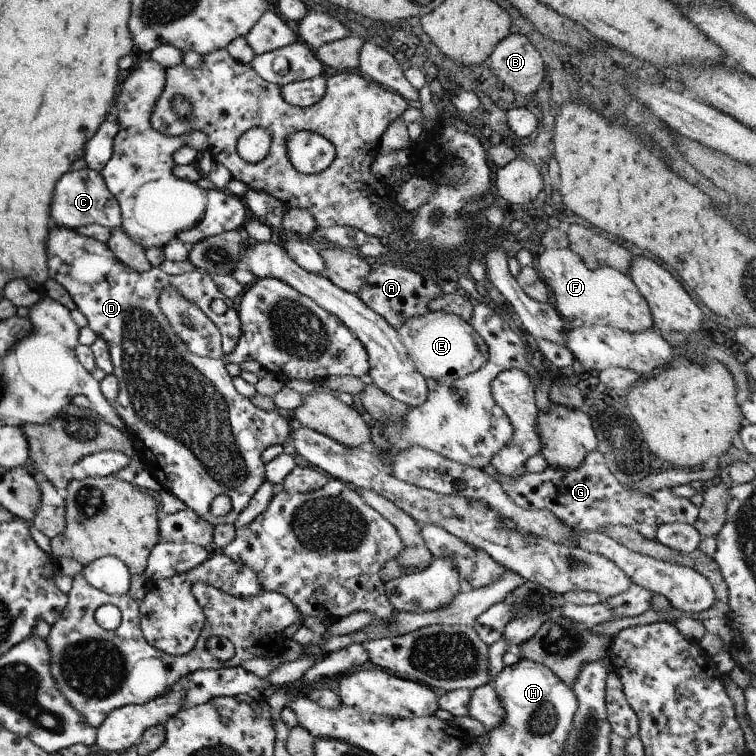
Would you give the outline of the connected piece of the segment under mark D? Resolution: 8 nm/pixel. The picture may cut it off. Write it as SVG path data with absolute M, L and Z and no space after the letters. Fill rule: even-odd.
M50 224L45 248L48 278L58 282L68 292L76 309L85 316L86 326L107 345L113 365L112 373L118 380L118 393L111 406L122 420L127 436L133 443L134 454L141 460L143 468L157 480L161 489L176 496L199 518L213 526L221 523L233 525L237 515L249 504L265 479L261 453L267 447L283 444L290 437L294 424L276 410L260 409L247 397L237 393L221 359L207 359L190 353L174 333L165 315L161 314L158 296L163 289L173 289L186 301L195 304L219 330L225 354L233 350L241 336L233 302L225 299L209 275L204 276L197 271L168 275L159 267L138 273L117 260L106 243L80 235L75 229ZM215 298L225 300L225 314L215 315L211 312L209 304ZM221 494L229 497L231 508L225 515L217 516L211 512L211 505Z

